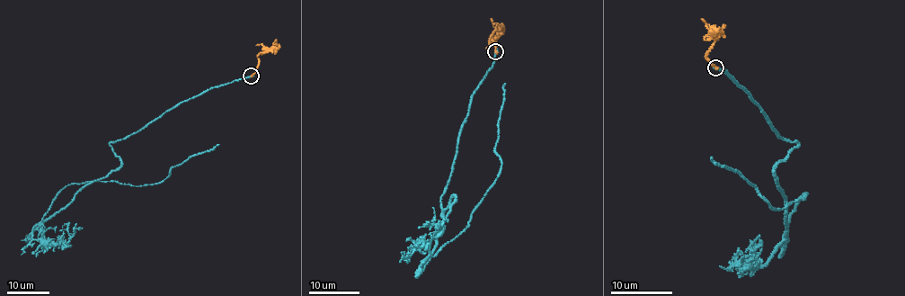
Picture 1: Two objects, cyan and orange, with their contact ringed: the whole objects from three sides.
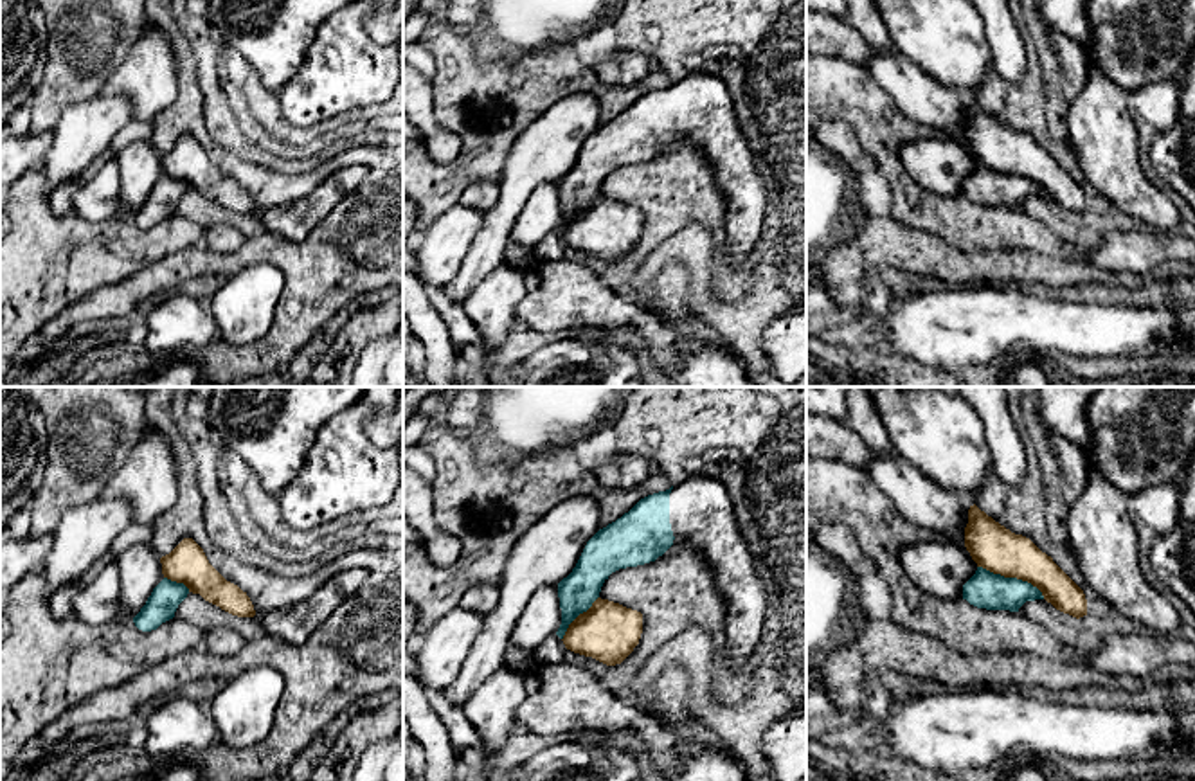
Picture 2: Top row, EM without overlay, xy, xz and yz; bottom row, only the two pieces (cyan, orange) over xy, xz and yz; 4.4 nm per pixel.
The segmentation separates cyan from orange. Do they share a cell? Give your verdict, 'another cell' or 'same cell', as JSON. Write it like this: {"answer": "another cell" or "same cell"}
{"answer": "same cell"}

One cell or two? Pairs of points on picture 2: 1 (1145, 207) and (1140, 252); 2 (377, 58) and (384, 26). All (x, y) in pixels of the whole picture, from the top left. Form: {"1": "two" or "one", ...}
{"1": "two", "2": "two"}

